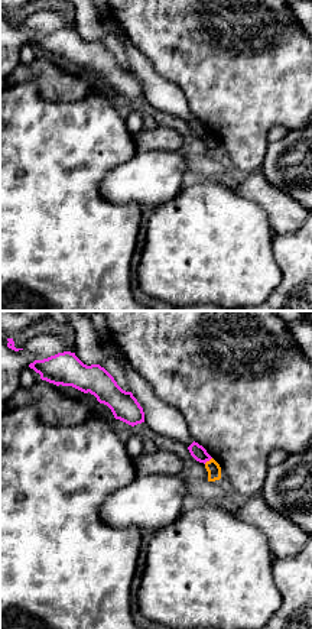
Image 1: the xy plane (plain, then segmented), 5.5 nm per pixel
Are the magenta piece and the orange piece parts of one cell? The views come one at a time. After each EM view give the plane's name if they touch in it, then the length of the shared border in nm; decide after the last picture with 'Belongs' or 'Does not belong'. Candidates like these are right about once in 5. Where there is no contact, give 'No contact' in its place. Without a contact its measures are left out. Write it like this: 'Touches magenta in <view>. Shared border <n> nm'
Touches magenta in xy. Shared border 60 nm

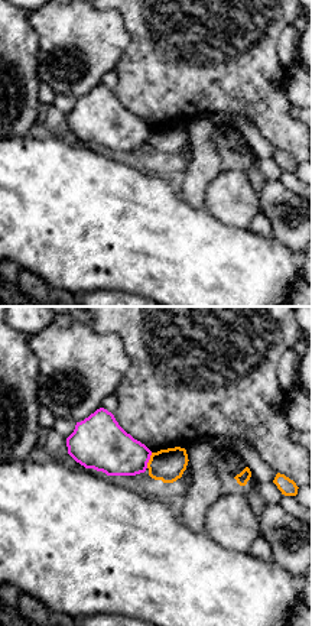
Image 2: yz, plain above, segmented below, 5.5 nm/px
Touches magenta in yz. Shared border 90 nm

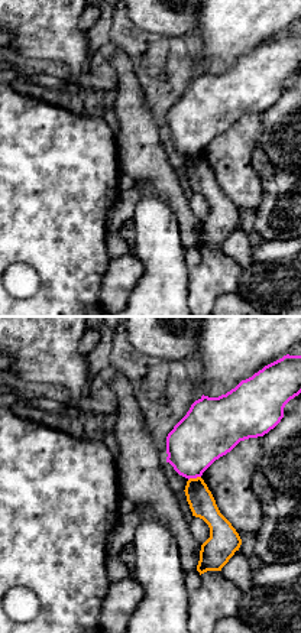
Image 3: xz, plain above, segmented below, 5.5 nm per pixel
Touches magenta in xz. Shared border 80 nm

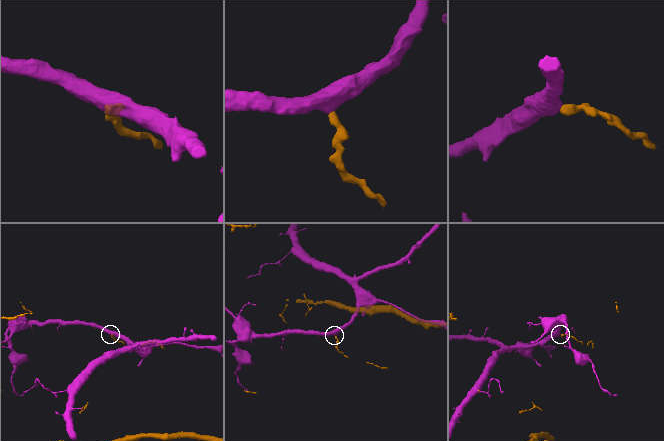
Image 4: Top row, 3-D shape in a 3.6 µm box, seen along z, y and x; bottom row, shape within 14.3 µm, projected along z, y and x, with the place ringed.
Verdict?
Does not belong

